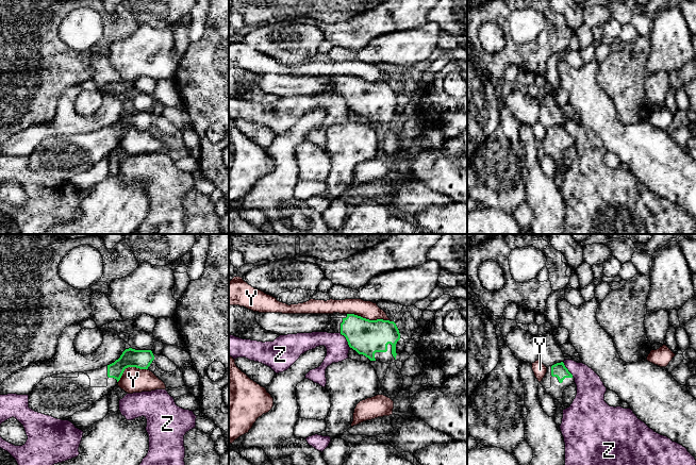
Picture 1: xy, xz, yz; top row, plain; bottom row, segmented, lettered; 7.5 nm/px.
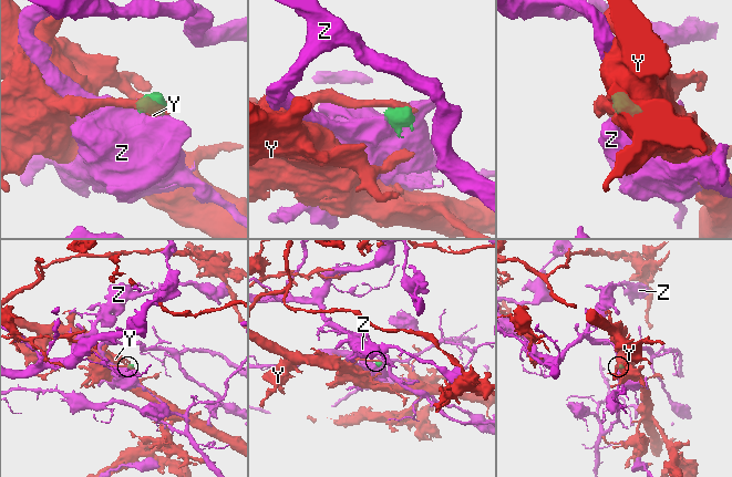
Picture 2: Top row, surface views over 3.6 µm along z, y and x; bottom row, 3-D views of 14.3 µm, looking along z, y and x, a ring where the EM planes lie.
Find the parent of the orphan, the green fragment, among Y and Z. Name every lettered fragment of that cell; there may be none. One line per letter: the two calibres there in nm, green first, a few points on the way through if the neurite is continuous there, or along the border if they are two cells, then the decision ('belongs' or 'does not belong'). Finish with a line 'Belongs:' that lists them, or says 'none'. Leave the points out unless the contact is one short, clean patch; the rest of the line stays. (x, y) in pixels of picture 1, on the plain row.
Y: calibres 260 and 140 nm; border xz (347, 75), (353, 75), (369, 81), (388, 81), (391, 83); does not belong
Z: calibres 260 and 170 nm; border xz (340, 95), (345, 99), (350, 109); does not belong
Belongs: none

